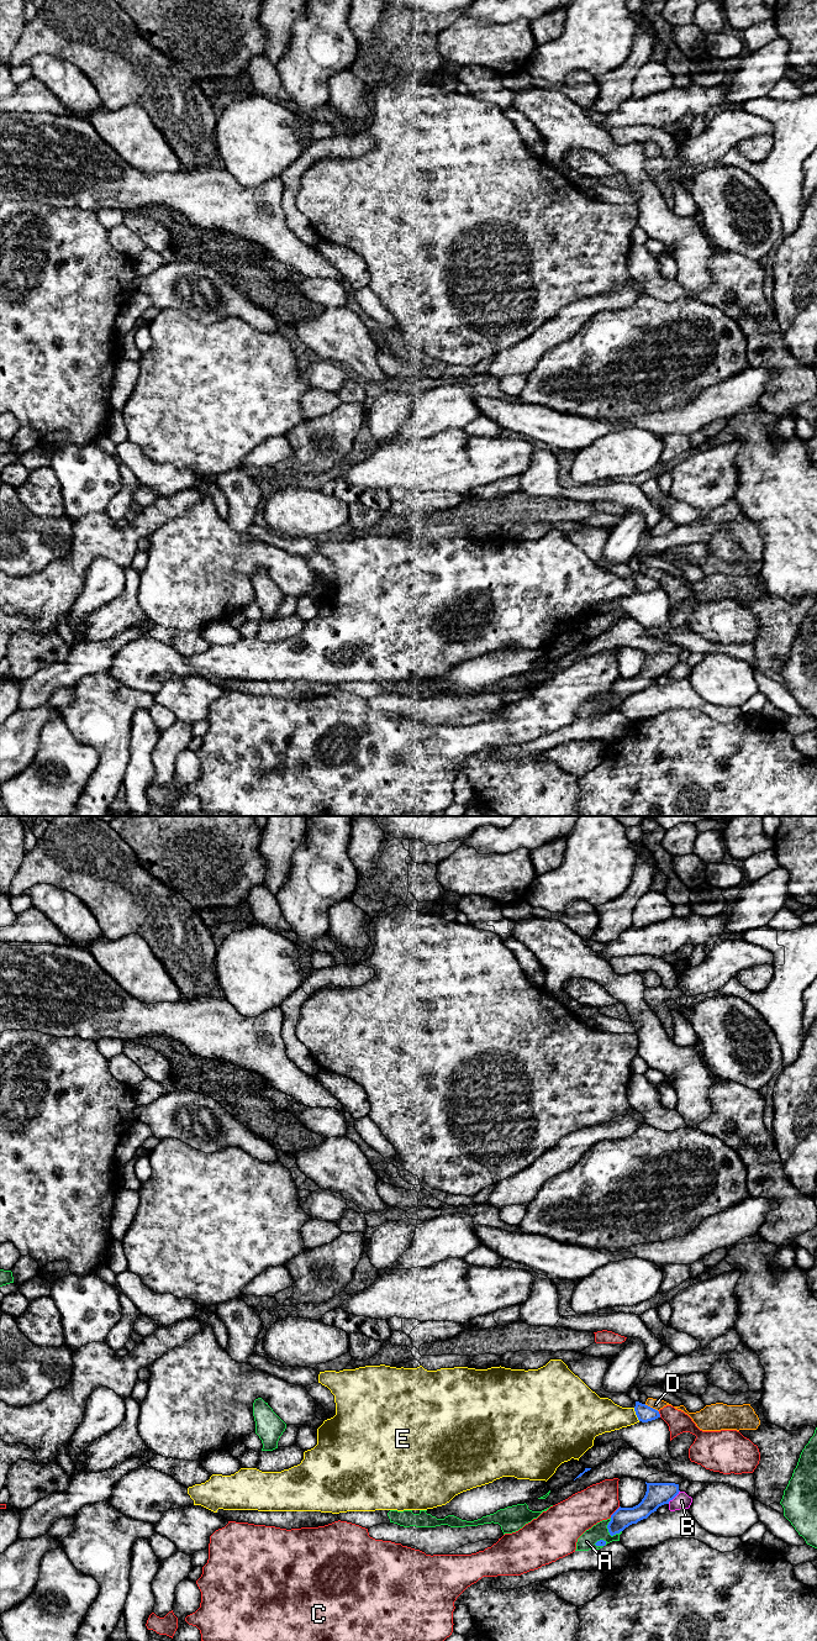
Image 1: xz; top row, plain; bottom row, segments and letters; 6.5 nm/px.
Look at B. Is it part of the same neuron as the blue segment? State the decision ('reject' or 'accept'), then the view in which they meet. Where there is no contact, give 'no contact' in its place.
reject; contact in xz

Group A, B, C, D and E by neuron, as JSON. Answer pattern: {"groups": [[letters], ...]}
{"groups": [["A"], ["B"], ["C"], ["D"], ["E"]]}

